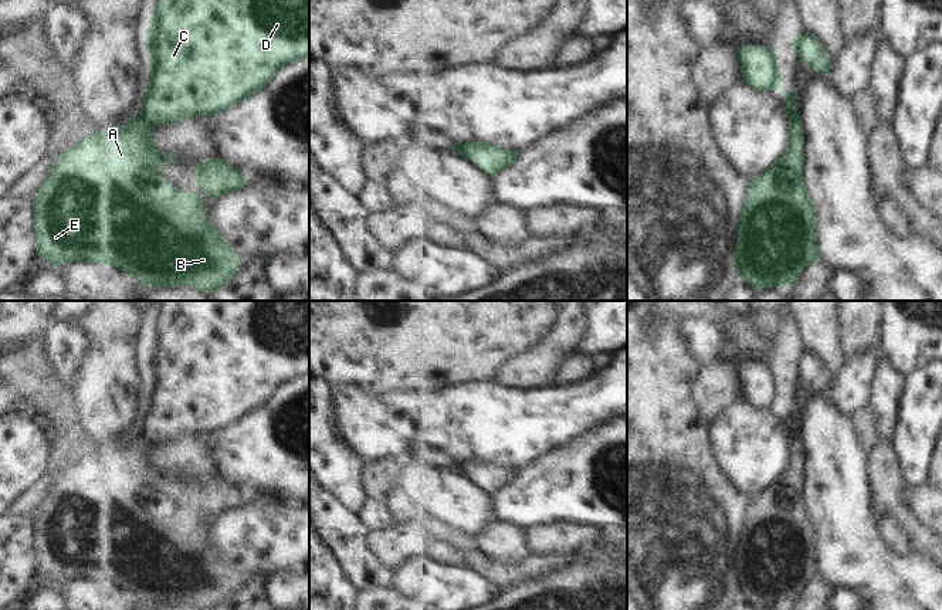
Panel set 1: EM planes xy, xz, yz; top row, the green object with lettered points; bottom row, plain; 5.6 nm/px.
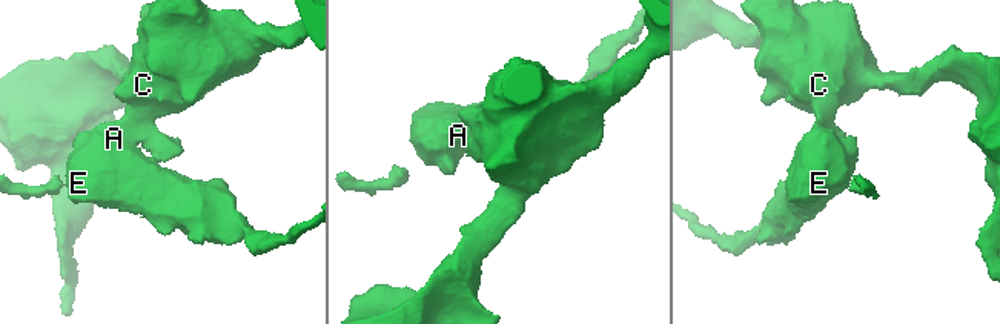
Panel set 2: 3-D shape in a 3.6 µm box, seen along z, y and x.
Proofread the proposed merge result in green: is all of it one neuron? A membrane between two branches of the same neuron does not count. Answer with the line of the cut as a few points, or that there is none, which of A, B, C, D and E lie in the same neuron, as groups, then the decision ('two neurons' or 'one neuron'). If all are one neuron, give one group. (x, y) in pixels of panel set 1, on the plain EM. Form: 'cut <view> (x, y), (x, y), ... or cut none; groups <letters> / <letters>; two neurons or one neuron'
cut xy (142, 431), (152, 443); groups A B E / C D; two neurons

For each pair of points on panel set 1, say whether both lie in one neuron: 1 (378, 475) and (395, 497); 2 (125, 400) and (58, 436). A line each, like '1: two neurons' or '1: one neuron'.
1: one neuron
2: two neurons

